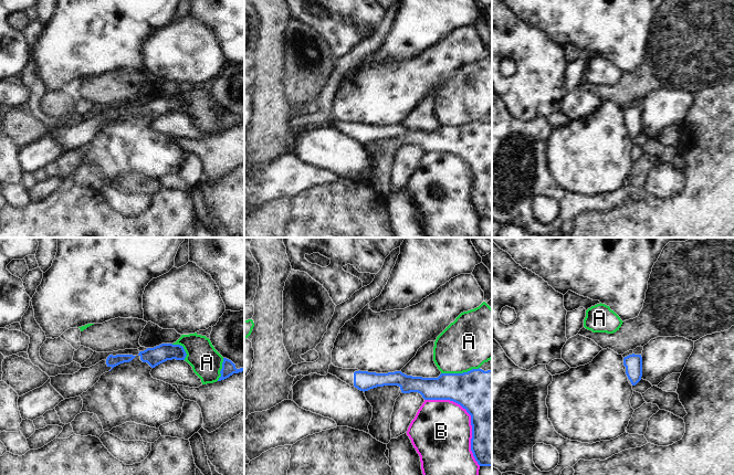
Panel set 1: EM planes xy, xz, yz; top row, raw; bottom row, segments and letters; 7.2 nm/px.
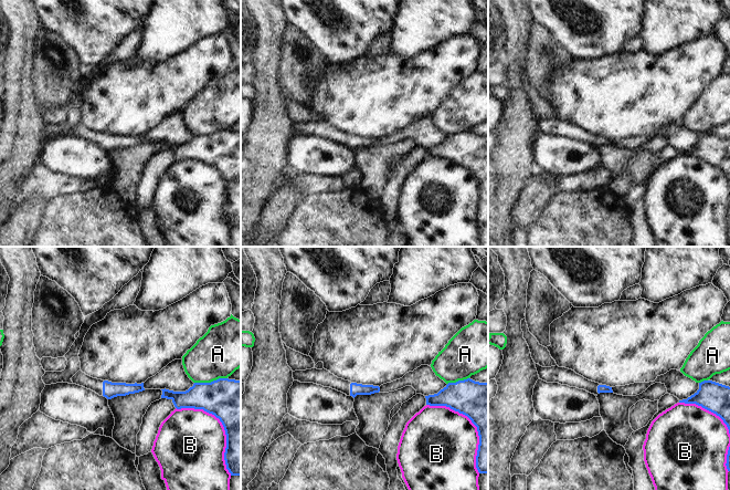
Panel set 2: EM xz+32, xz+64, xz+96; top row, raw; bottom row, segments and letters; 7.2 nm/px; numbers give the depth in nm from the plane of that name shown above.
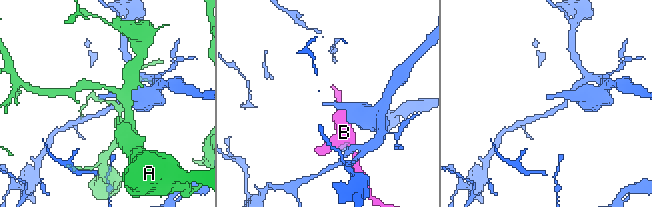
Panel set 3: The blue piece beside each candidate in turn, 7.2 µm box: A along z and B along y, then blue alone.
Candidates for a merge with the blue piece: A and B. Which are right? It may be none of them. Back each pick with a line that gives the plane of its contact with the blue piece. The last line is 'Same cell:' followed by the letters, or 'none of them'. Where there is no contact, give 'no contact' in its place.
Same cell: none of them

